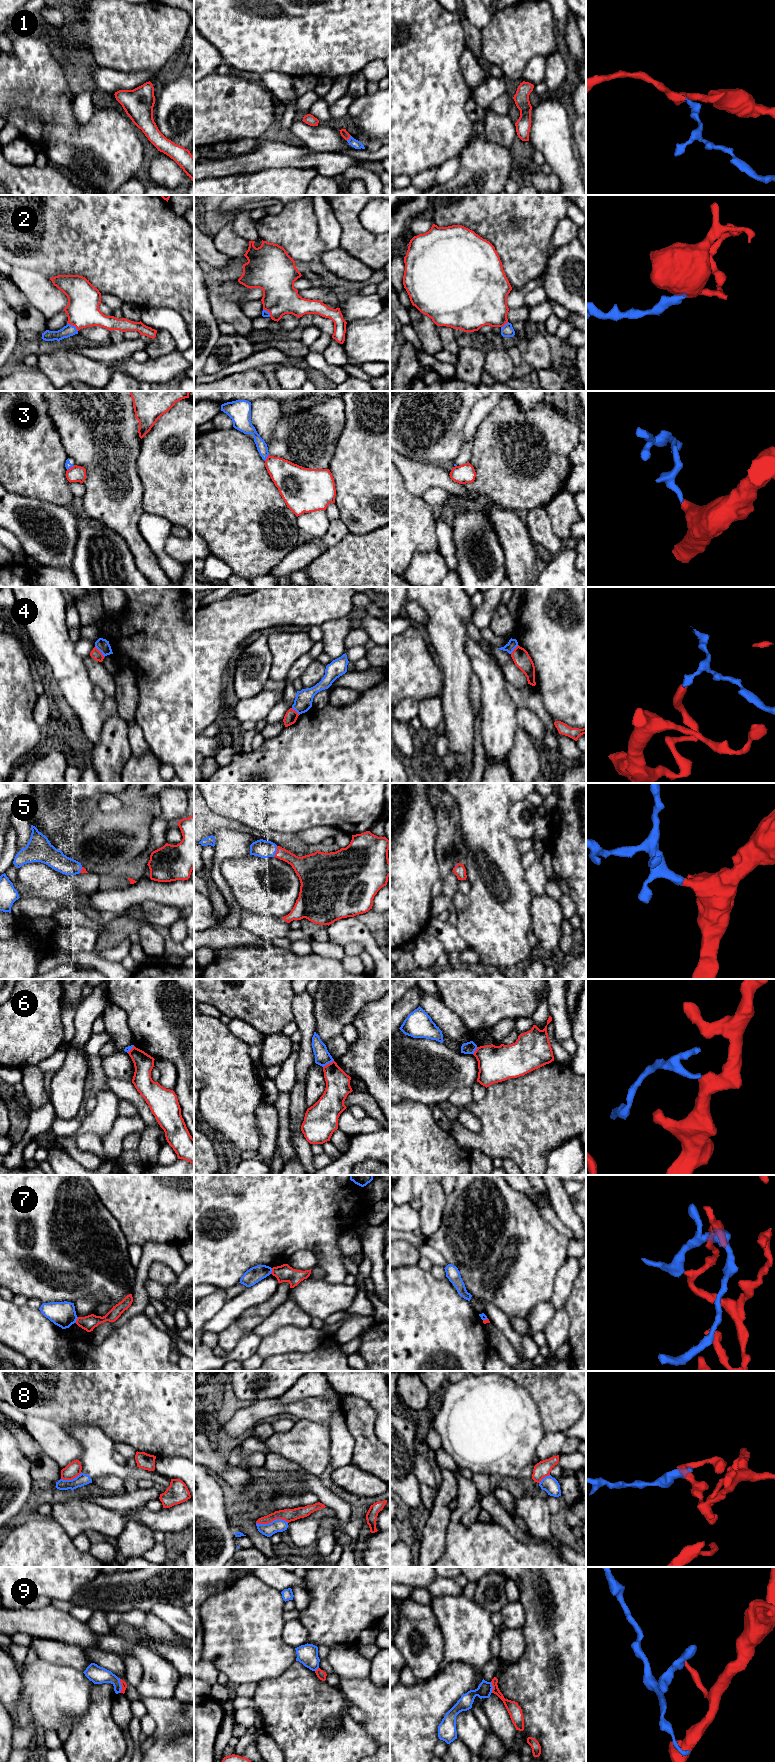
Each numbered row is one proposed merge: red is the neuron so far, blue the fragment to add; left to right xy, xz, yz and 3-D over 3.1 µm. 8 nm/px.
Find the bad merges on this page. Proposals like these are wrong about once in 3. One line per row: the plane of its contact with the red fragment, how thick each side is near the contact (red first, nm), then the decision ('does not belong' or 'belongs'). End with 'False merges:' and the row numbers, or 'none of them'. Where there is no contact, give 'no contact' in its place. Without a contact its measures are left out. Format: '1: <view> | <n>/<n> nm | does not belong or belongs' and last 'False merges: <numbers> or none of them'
1: xz | 60/70 nm | belongs
2: xy | 260/100 nm | belongs
3: xz | 240/90 nm | does not belong
4: xy | 80/100 nm | does not belong
5: xz | 170/140 nm | belongs
6: xz | 190/130 nm | does not belong
7: xy | 120/200 nm | does not belong
8: xz | 100/110 nm | does not belong
9: xy | 50/140 nm | does not belong
False merges: 3, 4, 6, 7, 8, 9

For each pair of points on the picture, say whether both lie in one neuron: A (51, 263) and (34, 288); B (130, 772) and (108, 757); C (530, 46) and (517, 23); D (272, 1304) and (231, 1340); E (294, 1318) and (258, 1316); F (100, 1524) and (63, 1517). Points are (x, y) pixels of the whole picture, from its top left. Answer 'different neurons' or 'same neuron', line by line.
A: different neurons
B: different neurons
C: same neuron
D: same neuron
E: different neurons
F: same neuron

